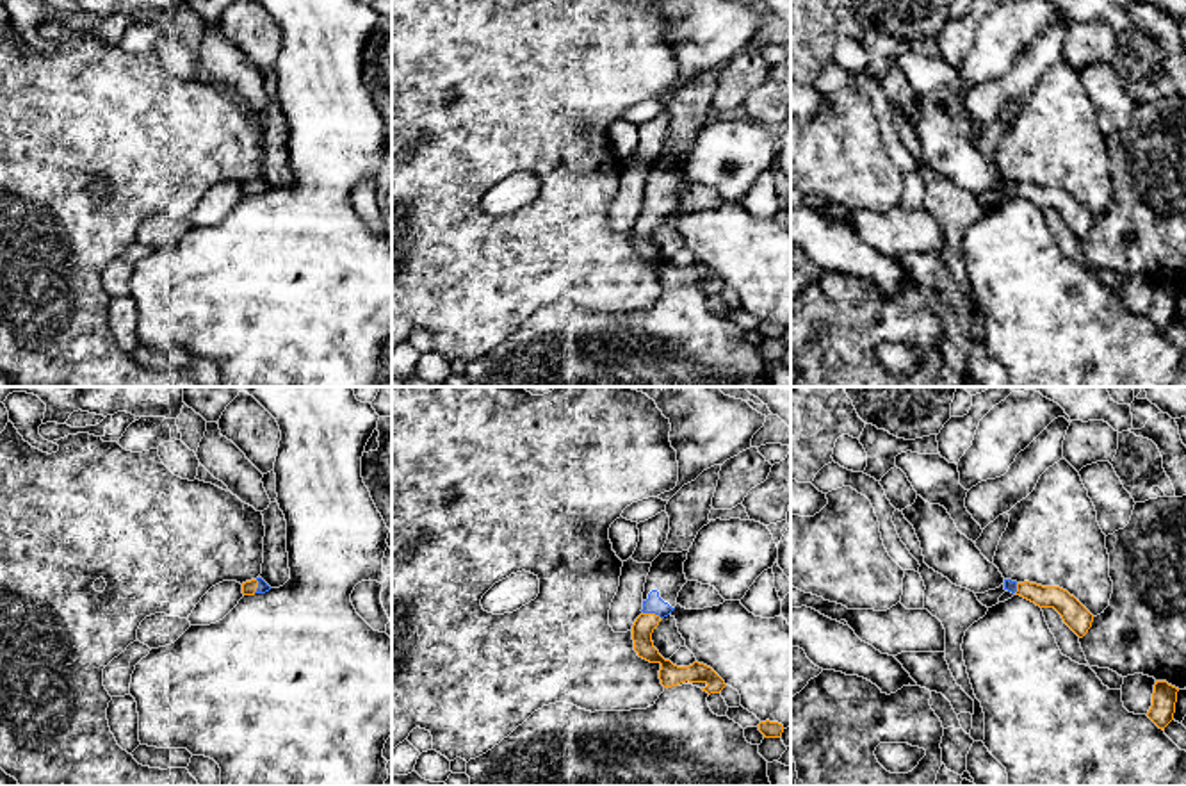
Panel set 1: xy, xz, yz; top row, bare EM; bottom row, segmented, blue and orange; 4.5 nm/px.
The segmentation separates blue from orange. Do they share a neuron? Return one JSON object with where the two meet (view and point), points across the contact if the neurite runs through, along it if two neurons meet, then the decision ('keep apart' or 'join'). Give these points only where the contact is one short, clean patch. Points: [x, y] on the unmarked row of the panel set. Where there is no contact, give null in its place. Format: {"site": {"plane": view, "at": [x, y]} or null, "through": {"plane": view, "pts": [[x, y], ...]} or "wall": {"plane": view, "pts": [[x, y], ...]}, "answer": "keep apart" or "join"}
{"site": {"plane": "xz", "at": [652, 212]}, "answer": "join"}

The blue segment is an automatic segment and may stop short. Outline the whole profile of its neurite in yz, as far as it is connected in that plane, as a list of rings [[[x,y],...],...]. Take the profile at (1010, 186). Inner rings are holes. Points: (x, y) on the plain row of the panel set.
[[[1004,180],[999,189],[976,194],[976,198],[983,207],[992,209],[999,203],[999,198],[1006,191],[1035,203],[1040,209],[1054,209],[1079,239],[1083,239],[1092,228],[1093,216],[1074,196],[1060,187],[1042,187],[1029,182],[1017,184]]]

